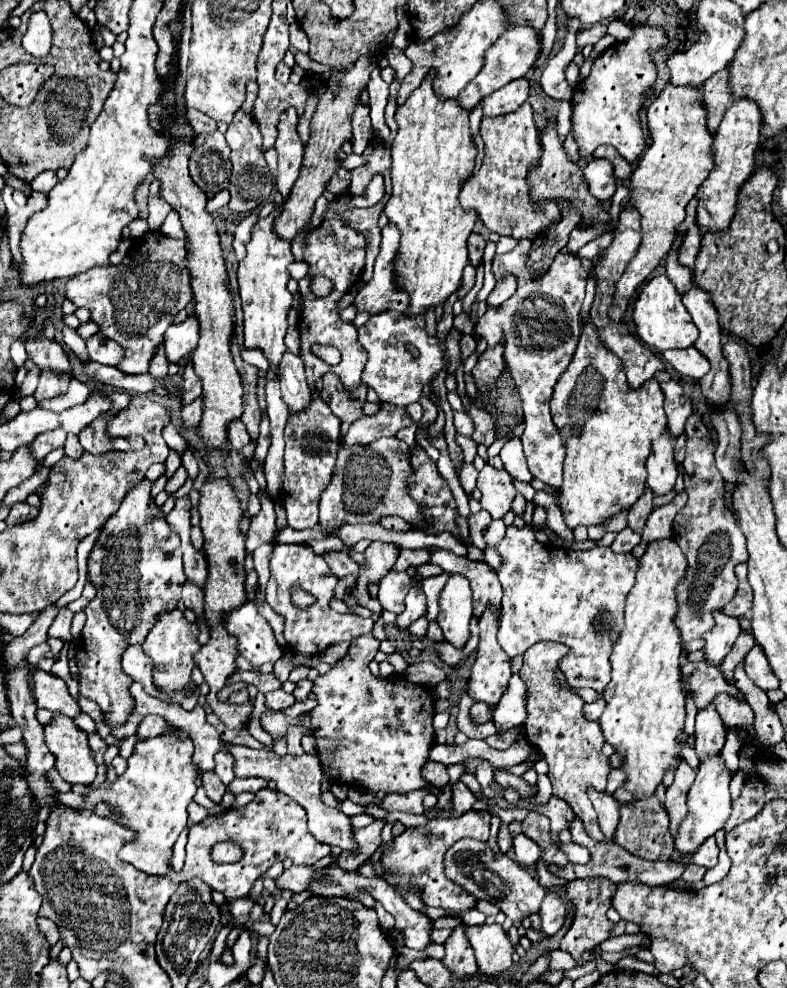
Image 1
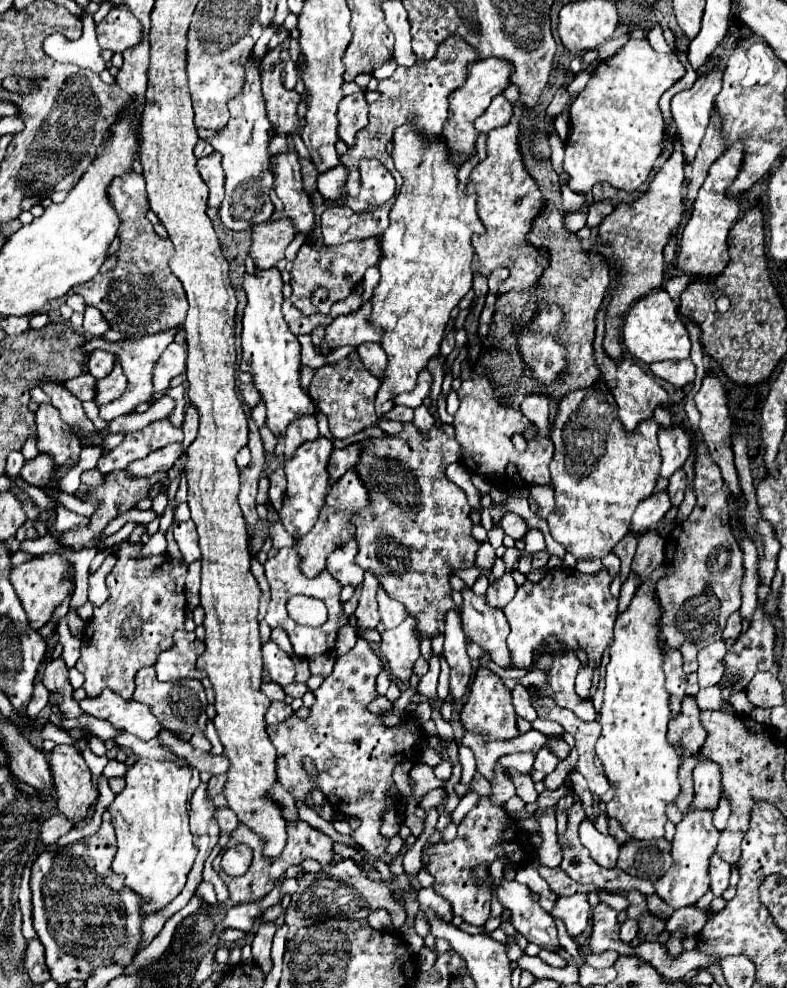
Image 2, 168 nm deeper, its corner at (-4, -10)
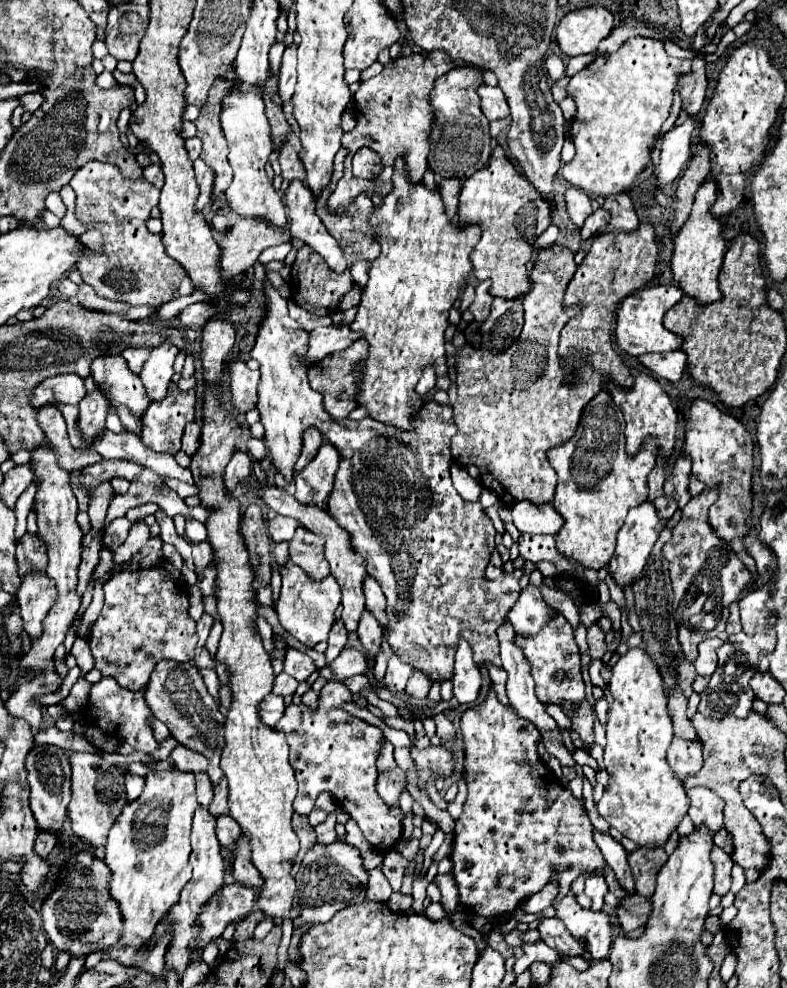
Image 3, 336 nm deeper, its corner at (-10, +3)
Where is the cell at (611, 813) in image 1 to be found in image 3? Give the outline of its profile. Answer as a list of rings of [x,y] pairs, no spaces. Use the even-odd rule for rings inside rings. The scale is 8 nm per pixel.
[[[506,620],[500,628],[498,628],[498,640],[500,640],[500,656],[502,656],[502,666],[504,670],[508,672],[508,682],[506,682],[506,694],[510,698],[510,706],[516,710],[516,714],[528,722],[532,722],[540,734],[542,734],[542,742],[544,742],[544,748],[562,762],[562,766],[574,766],[574,758],[572,754],[566,750],[564,742],[562,742],[562,734],[554,722],[554,718],[546,712],[544,704],[538,700],[536,696],[536,690],[534,690],[534,680],[530,678],[530,664],[526,664],[526,658],[522,654],[522,650],[514,644],[514,628],[510,626],[510,622]]]

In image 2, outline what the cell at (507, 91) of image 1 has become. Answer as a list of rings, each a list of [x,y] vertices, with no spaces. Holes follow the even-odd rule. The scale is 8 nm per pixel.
[[[504,95],[494,97],[490,107],[476,119],[476,129],[480,133],[488,133],[490,129],[508,125],[510,119],[512,119],[512,109],[514,109],[512,103]]]

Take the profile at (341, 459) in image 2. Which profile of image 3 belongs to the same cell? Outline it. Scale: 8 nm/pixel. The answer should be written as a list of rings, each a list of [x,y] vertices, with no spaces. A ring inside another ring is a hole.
[[[324,444],[316,458],[294,476],[296,492],[294,498],[302,504],[314,504],[318,508],[326,506],[328,494],[334,484],[334,474],[338,470],[338,452],[334,446]]]

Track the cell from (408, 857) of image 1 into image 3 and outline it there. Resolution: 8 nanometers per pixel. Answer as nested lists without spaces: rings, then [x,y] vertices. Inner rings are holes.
[[[494,690],[480,706],[474,706],[462,714],[460,728],[464,736],[464,778],[468,784],[468,796],[464,802],[464,810],[456,820],[454,846],[450,854],[452,876],[460,892],[460,904],[470,914],[490,920],[508,920],[528,896],[540,892],[548,882],[556,880],[558,894],[552,902],[552,906],[556,908],[556,918],[564,922],[572,936],[586,938],[592,960],[604,960],[612,946],[610,916],[602,910],[584,910],[576,902],[576,896],[570,892],[570,884],[582,872],[602,870],[602,866],[606,864],[594,842],[594,828],[582,808],[582,800],[574,798],[572,792],[564,788],[540,760],[536,752],[536,746],[540,742],[538,730],[530,722],[518,718],[512,708],[500,704]],[[554,872],[558,874],[558,878],[552,876]]]

